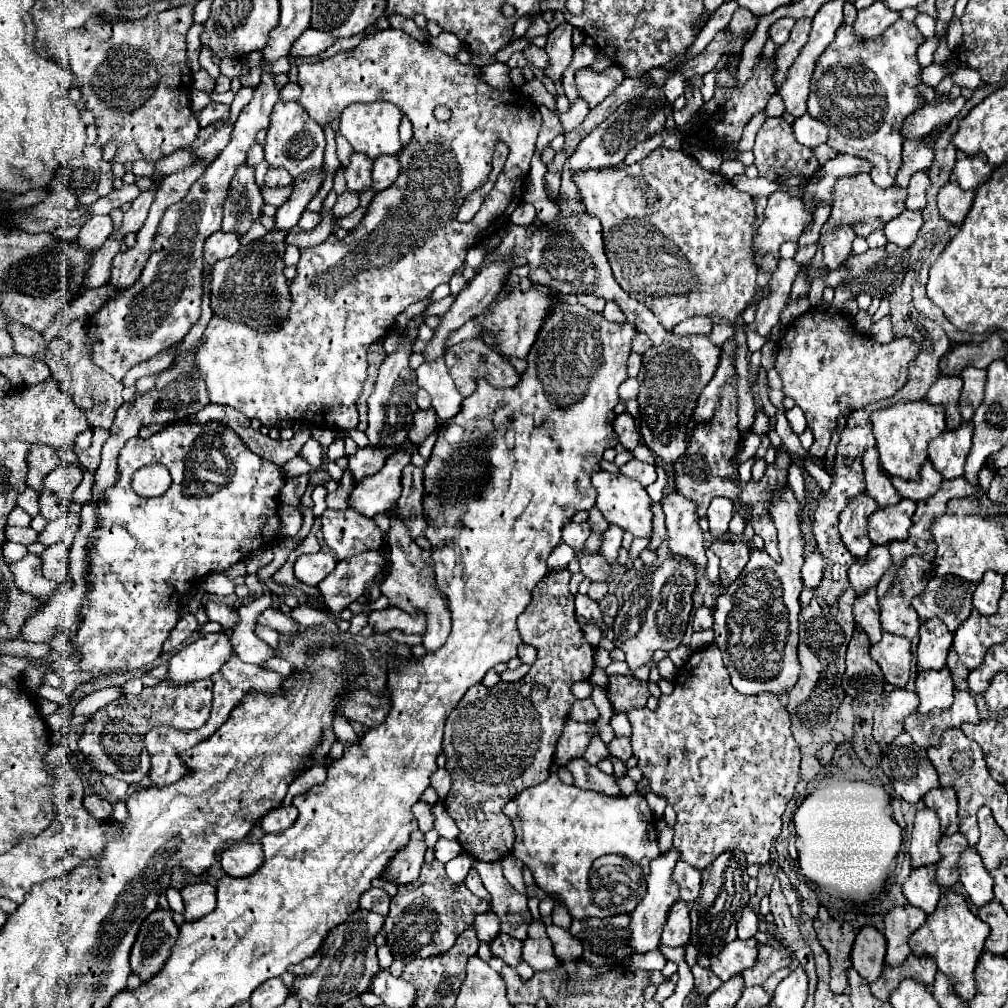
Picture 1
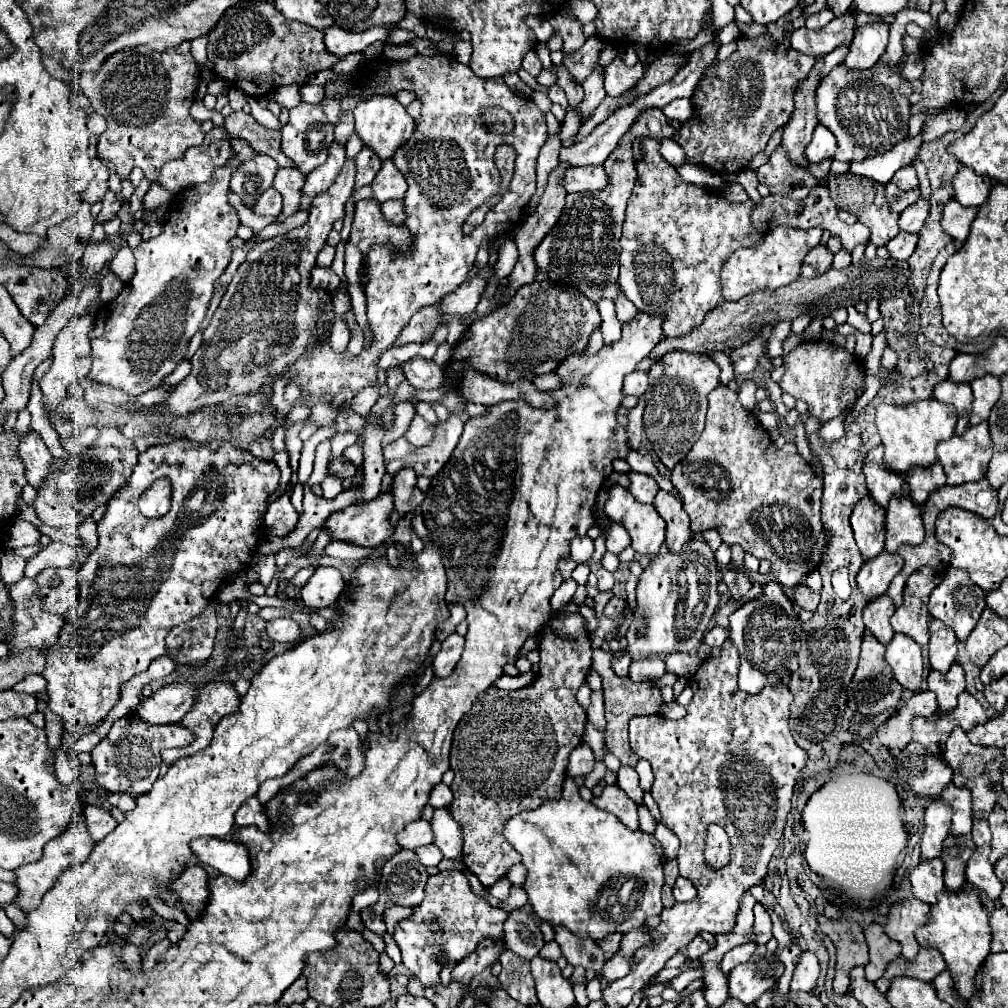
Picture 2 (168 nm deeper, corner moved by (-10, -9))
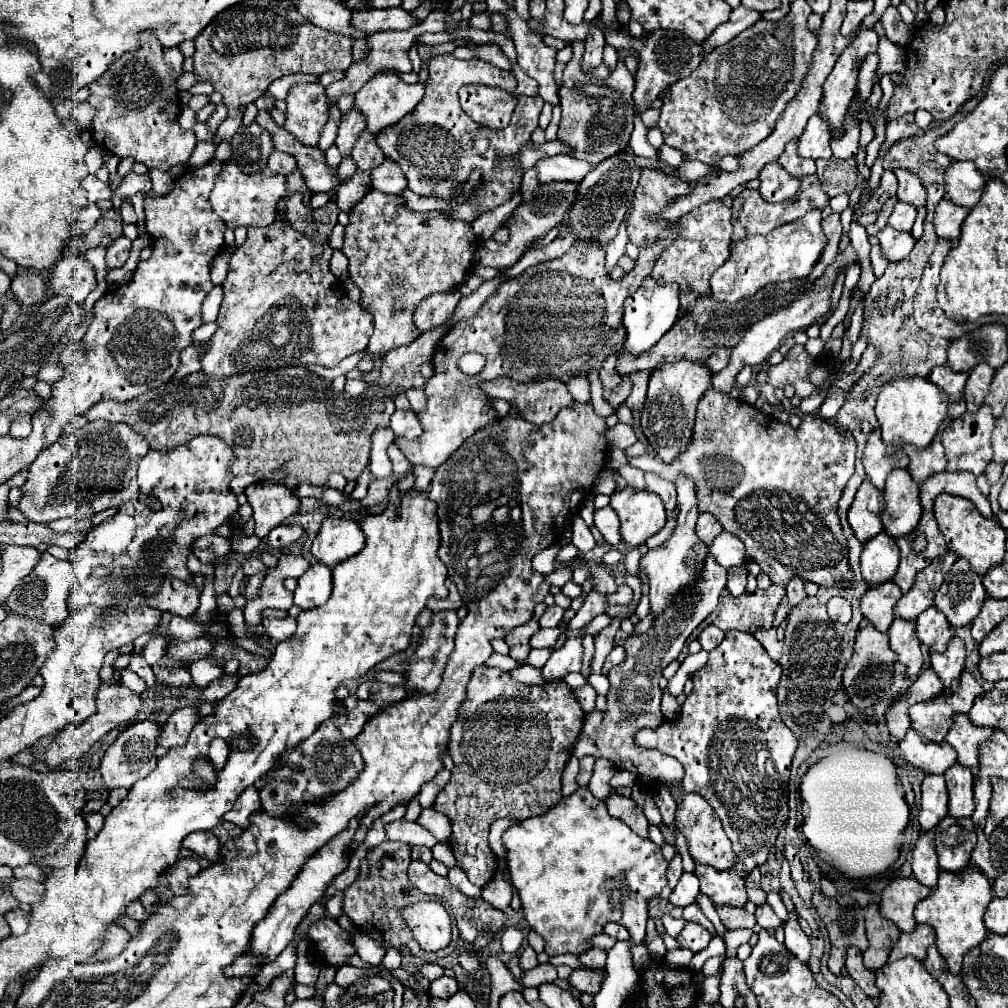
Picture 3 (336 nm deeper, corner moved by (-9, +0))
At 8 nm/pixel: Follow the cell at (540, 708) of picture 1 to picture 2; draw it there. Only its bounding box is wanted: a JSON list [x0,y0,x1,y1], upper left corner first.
[448,613,592,889]

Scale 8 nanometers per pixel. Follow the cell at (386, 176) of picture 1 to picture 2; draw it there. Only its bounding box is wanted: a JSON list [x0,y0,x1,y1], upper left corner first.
[372,161,406,203]

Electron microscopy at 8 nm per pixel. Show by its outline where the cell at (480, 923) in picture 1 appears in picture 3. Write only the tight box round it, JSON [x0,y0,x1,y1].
[429,976,459,998]

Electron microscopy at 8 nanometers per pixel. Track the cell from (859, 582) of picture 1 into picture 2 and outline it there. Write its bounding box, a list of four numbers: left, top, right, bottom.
[856,553,904,599]

